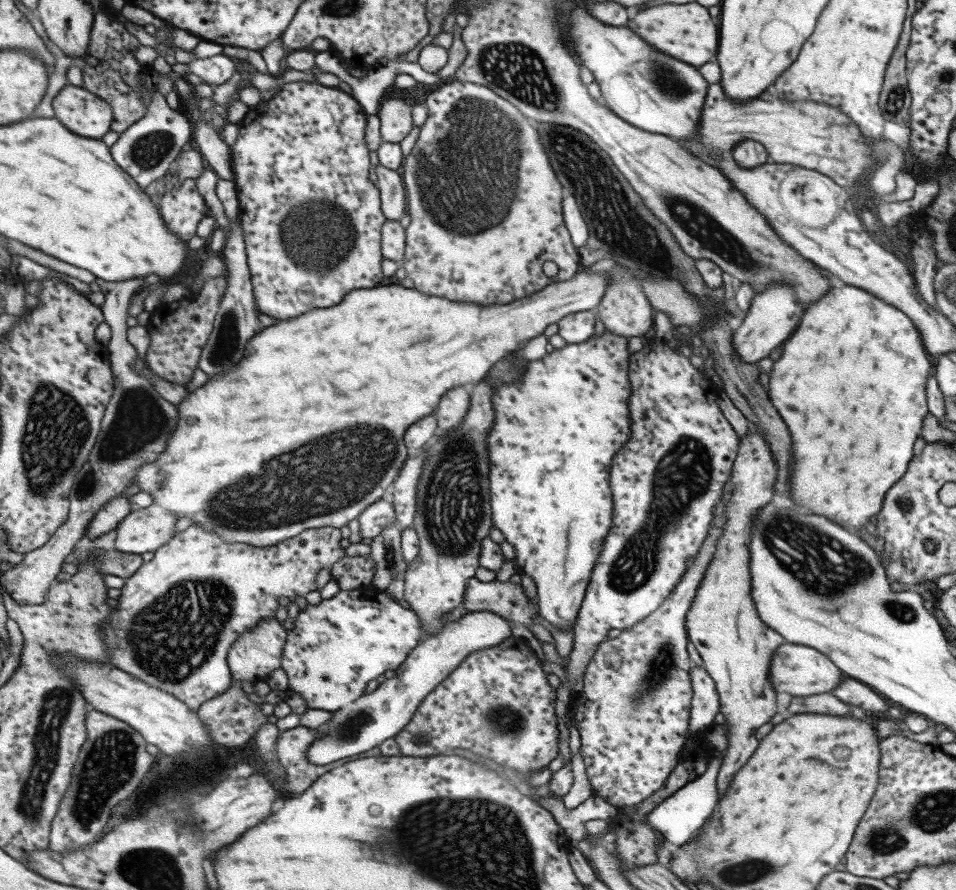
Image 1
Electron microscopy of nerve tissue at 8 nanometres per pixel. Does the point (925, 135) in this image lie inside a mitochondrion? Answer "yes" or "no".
no

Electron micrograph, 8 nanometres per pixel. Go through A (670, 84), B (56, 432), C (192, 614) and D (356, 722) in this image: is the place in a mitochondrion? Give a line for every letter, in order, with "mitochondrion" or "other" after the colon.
A: mitochondrion
B: mitochondrion
C: mitochondrion
D: mitochondrion

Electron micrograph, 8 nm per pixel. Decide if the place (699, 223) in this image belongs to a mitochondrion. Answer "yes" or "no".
yes

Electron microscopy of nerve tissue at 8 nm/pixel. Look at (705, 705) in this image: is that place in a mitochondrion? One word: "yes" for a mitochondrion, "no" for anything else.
no

